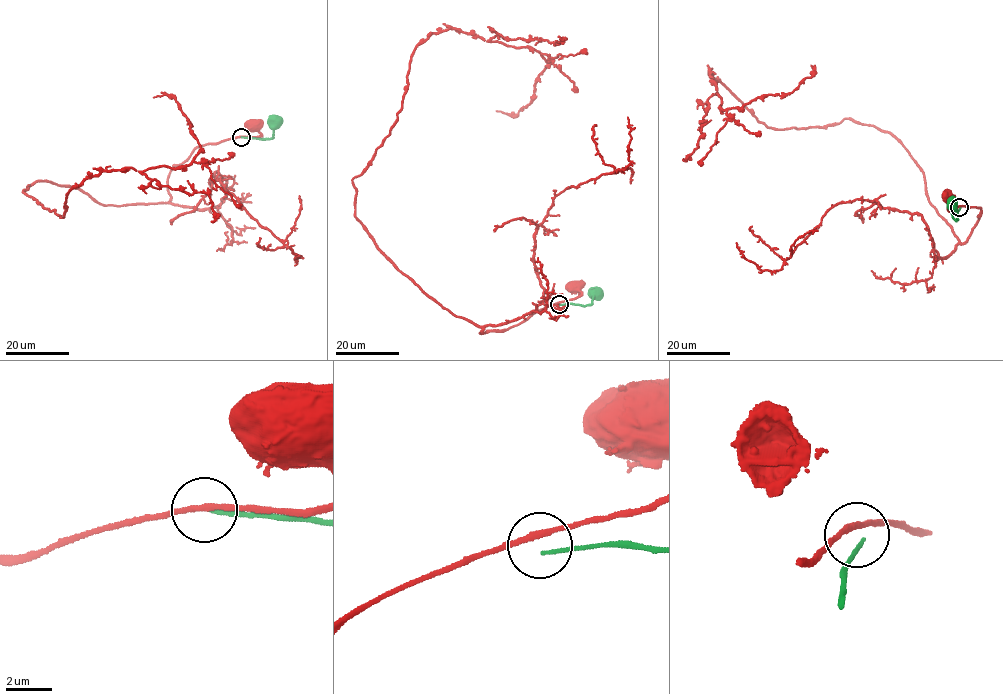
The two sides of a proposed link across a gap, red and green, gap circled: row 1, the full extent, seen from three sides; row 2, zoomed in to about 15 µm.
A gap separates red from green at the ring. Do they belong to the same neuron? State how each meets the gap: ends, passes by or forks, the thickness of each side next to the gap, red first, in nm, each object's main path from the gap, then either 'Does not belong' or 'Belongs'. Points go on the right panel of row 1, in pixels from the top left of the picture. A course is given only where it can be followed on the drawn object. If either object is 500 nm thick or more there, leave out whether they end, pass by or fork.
At the ring red passes by. At the ring green ends. Thickness 240 nm (red) against 150 nm. Course of red: (958, 207), (953, 212), (949, 210), (950, 193), (948, 194). Course of green: (960, 208), (957, 221), (950, 202). Does not belong

